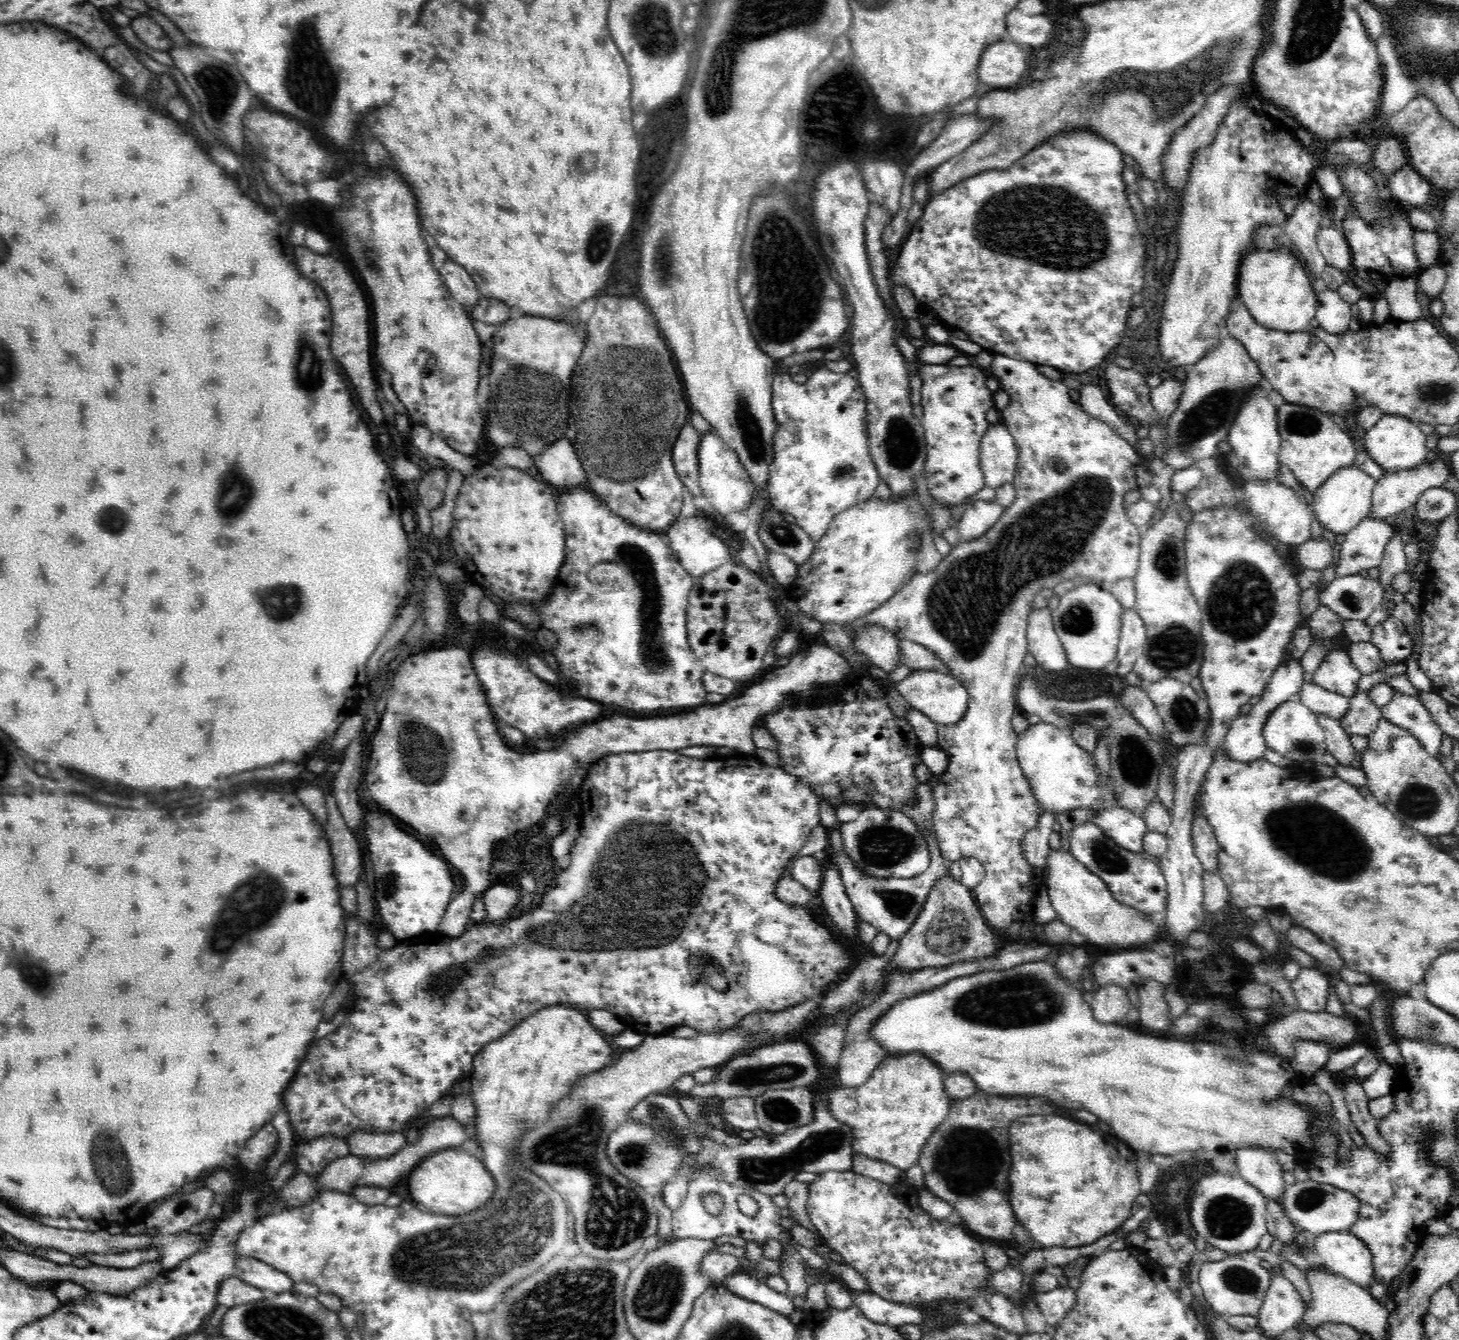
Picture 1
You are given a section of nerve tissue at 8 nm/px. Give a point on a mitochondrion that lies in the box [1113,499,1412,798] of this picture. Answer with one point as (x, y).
(1242, 602)

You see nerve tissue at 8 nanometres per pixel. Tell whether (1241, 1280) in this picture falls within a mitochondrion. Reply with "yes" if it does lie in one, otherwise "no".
yes

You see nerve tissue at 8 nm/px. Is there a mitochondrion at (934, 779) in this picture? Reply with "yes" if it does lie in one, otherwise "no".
no

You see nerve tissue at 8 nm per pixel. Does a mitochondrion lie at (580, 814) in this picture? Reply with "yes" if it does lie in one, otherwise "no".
no

